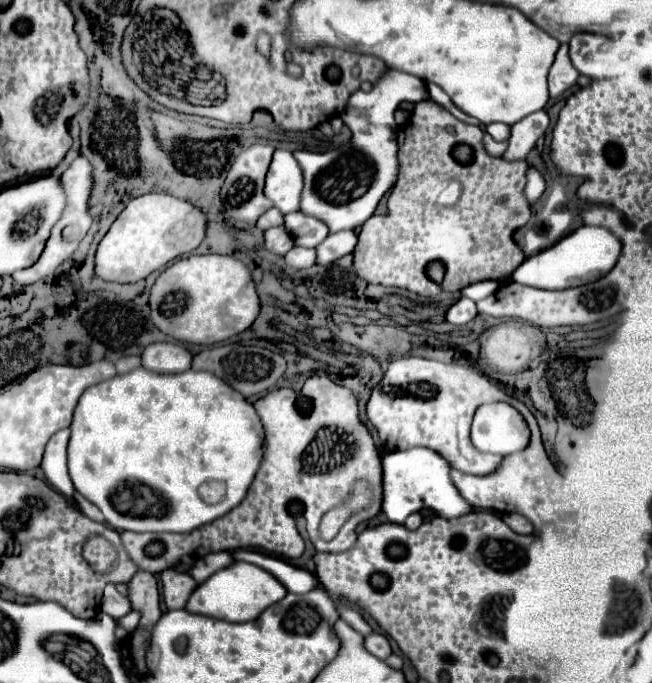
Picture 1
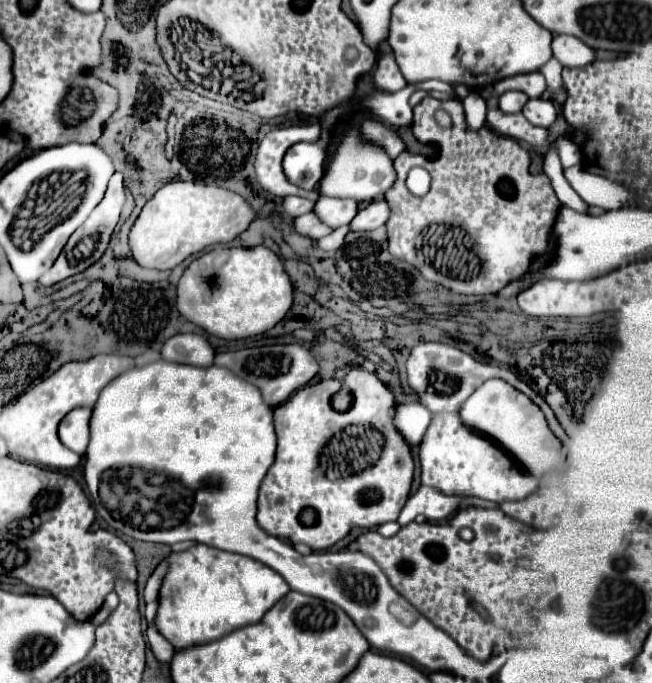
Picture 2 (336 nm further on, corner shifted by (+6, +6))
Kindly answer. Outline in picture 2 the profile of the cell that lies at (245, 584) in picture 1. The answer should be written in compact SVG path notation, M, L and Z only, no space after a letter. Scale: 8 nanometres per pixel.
M205 544L171 554L167 560L169 572L159 592L155 626L177 650L217 640L241 626L259 622L265 610L291 590L285 578L263 562Z

